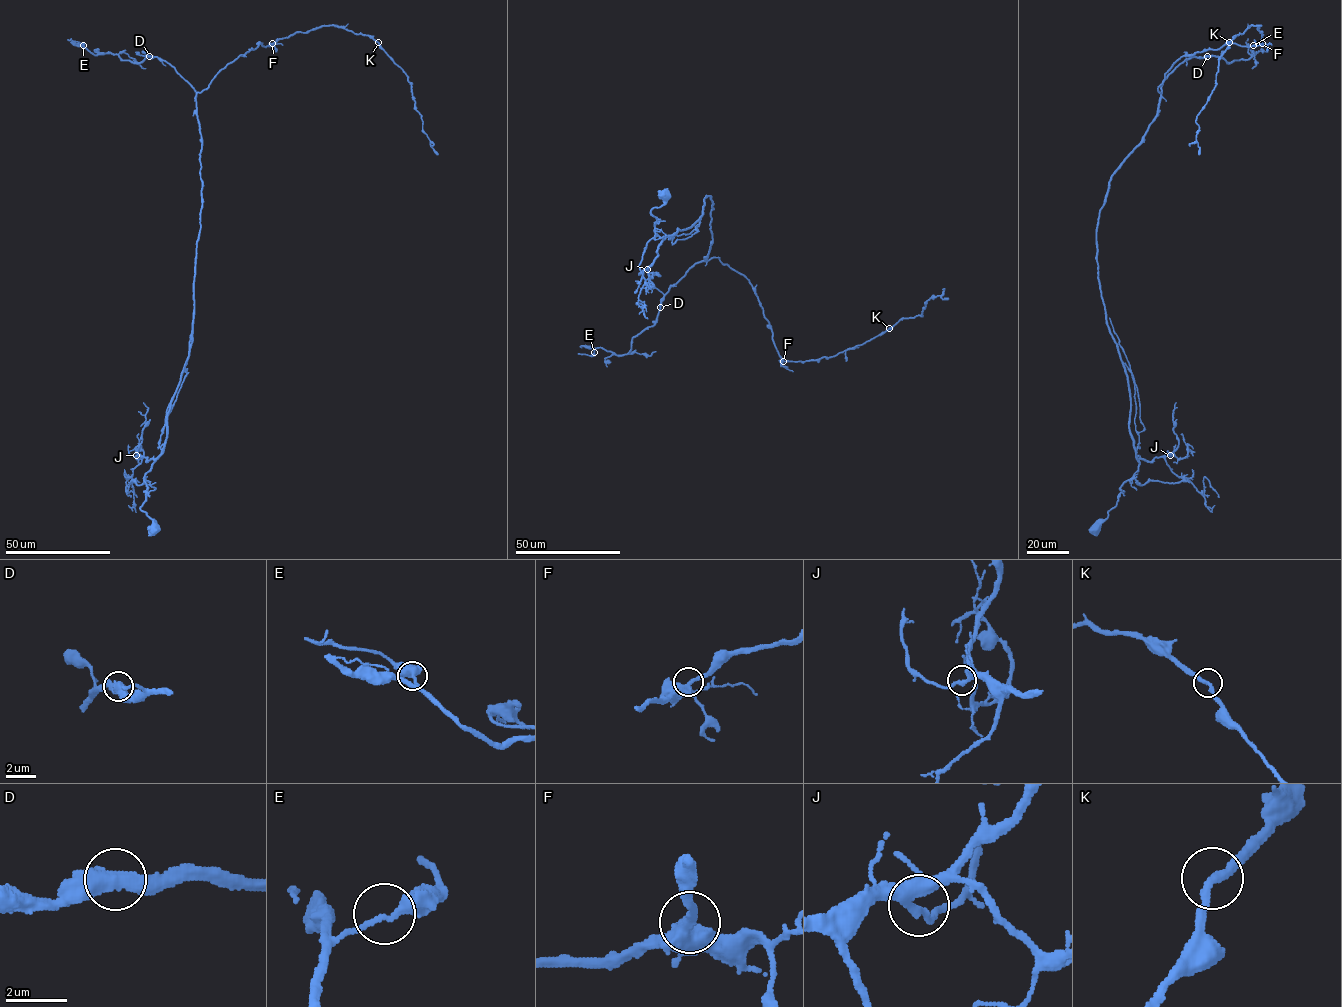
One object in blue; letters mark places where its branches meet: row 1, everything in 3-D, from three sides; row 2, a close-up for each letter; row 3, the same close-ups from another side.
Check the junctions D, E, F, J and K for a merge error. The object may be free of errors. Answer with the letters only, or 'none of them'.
none of them

